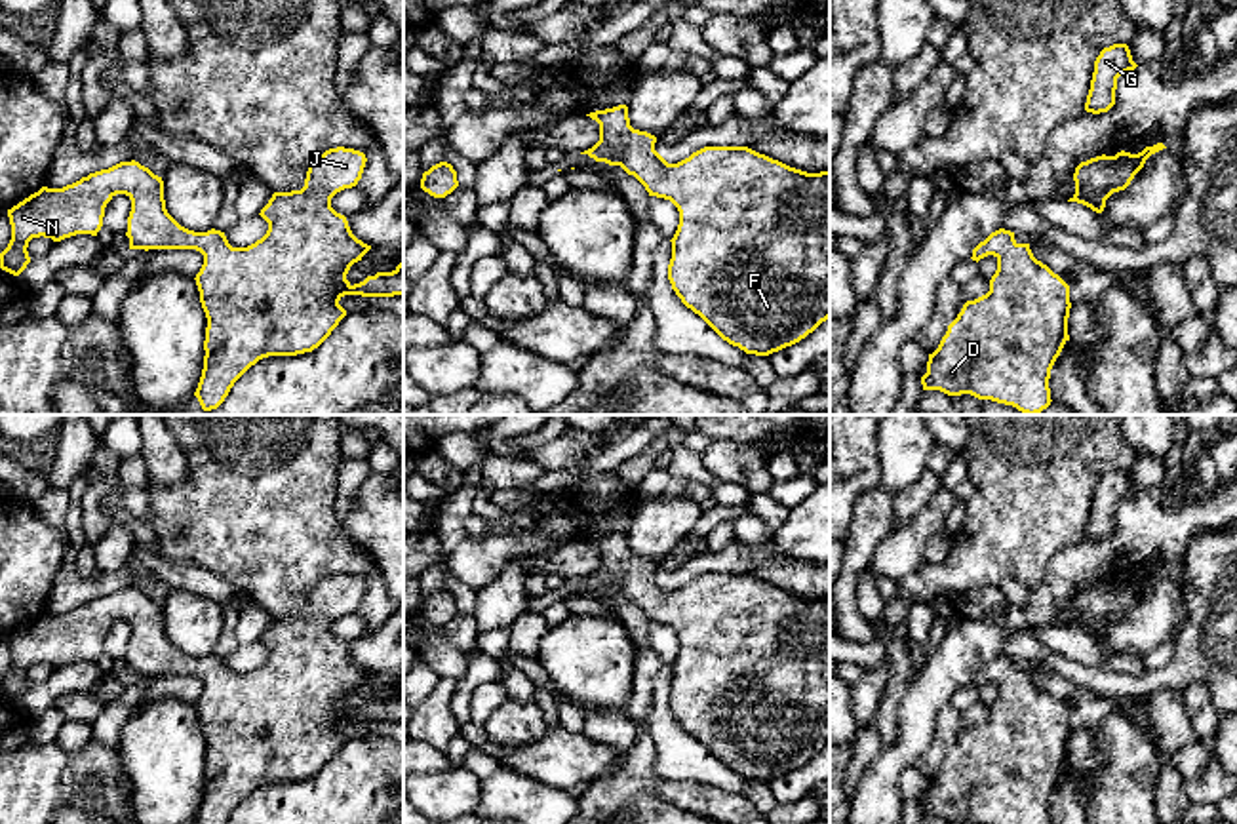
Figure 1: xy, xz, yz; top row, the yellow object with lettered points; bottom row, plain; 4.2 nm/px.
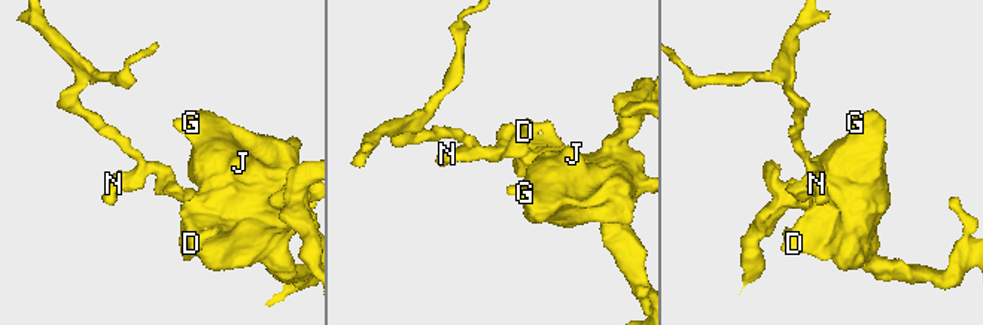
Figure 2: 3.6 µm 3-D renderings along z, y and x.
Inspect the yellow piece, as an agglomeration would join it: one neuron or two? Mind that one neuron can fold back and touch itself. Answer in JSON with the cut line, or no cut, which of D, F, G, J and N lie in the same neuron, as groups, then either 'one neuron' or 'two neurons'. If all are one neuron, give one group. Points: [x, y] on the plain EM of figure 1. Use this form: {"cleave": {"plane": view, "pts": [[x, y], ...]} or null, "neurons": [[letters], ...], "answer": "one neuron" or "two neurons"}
{"cleave": null, "neurons": [["D", "F", "G", "J", "N"]], "answer": "one neuron"}

